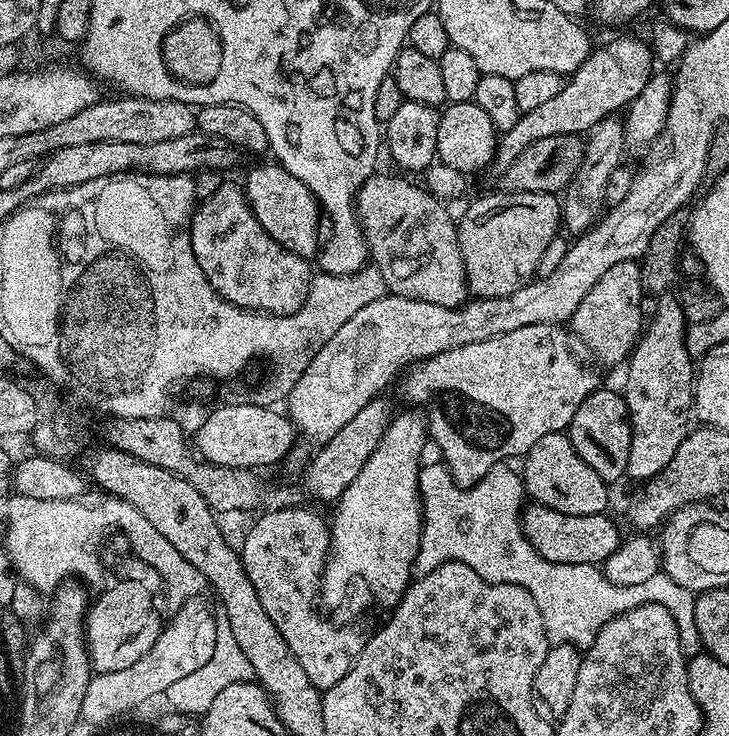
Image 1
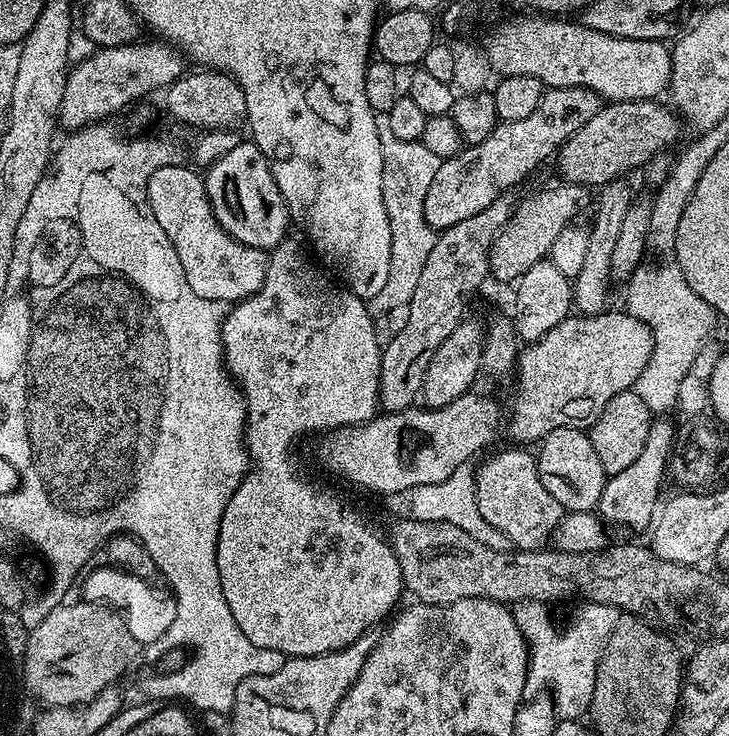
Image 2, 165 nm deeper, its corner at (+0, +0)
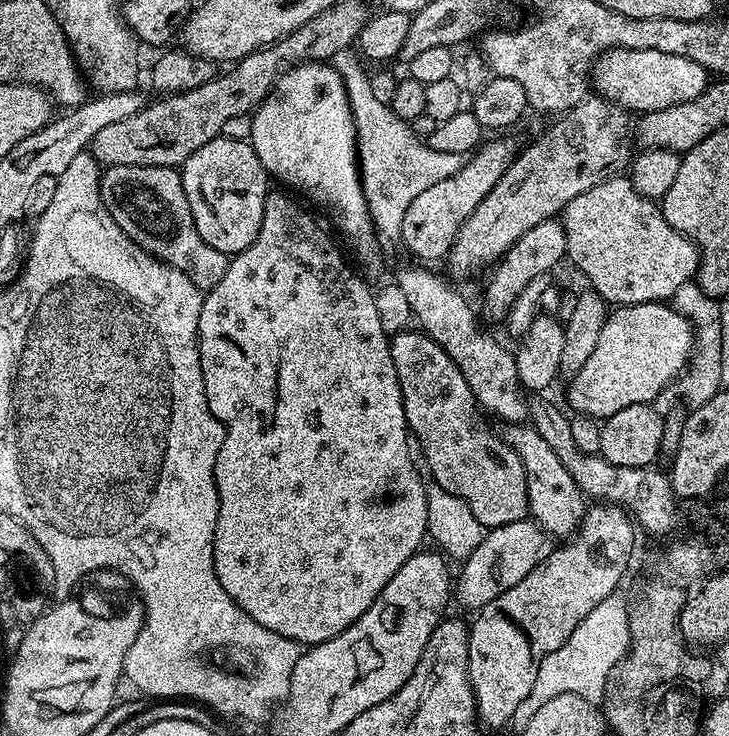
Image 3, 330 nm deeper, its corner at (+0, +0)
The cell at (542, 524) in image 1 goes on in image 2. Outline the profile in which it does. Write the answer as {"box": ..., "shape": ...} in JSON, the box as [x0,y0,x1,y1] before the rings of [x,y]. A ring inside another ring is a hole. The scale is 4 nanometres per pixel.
{"box":[474,446,565,552],"shape":[[[512,446],[509,452],[500,452],[490,457],[480,469],[475,469],[474,479],[478,514],[482,514],[488,525],[512,543],[509,545],[522,552],[535,552],[543,549],[547,540],[549,543],[565,510],[552,497],[550,490],[542,486],[542,478],[538,478],[536,469],[536,458],[531,451]]]}

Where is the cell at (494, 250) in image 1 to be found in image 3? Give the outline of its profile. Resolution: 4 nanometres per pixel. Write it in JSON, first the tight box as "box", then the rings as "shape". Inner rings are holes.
{"box":[562,174,700,306],"shape":[[[624,174],[610,176],[598,186],[590,186],[590,190],[586,190],[586,194],[578,194],[578,198],[574,198],[565,206],[562,213],[562,223],[566,230],[566,242],[568,243],[567,259],[569,261],[572,259],[573,266],[592,283],[589,284],[591,291],[597,292],[603,298],[605,304],[609,306],[654,304],[657,302],[671,301],[678,288],[695,277],[696,270],[700,266],[700,251],[698,251],[696,245],[684,233],[674,230],[674,226],[670,226],[670,222],[666,222],[666,218],[662,214],[662,210],[658,206],[657,201],[648,200],[644,196],[640,196],[638,190],[634,190],[631,179]]]}

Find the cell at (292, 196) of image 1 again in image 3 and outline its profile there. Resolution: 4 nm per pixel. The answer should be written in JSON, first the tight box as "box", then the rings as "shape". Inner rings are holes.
{"box":[179,135,270,254],"shape":[[[223,135],[214,137],[206,142],[206,146],[198,146],[198,150],[194,150],[190,158],[186,158],[179,174],[186,190],[186,202],[190,202],[194,226],[198,226],[198,234],[206,243],[214,246],[214,250],[235,254],[246,250],[246,246],[250,246],[250,242],[258,238],[258,230],[262,226],[262,210],[270,191],[270,177],[262,166],[256,149],[247,139],[232,139]]]}

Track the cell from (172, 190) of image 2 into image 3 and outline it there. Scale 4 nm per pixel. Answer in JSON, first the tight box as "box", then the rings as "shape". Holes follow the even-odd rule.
{"box":[100,166,229,290],"shape":[[[162,166],[105,167],[100,178],[100,197],[118,226],[140,248],[156,259],[173,264],[194,286],[207,290],[222,282],[229,257],[214,250],[198,234],[194,218],[190,214],[190,202],[186,202],[186,190],[176,168]]]}

